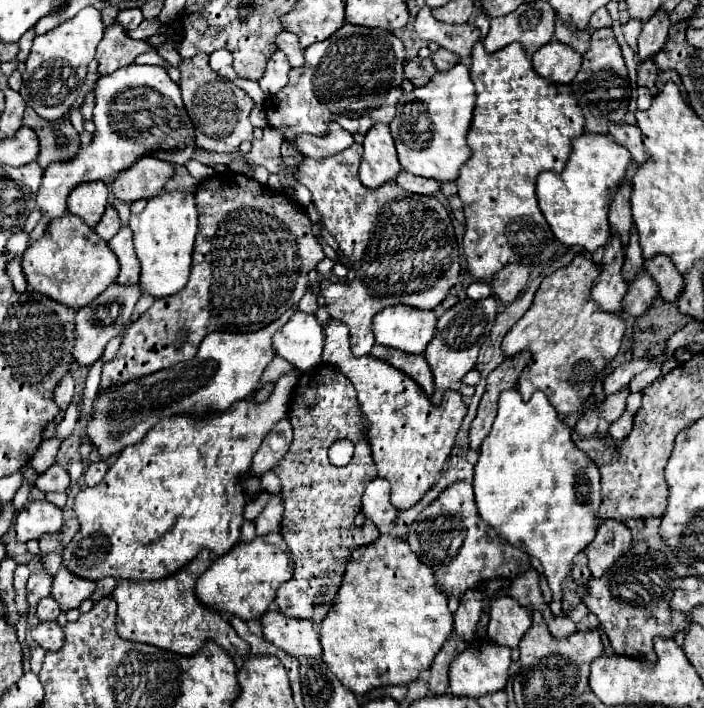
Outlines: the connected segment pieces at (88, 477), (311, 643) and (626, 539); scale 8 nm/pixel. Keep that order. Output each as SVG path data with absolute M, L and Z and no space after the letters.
M103 460L91 462L91 464L87 466L85 474L83 474L83 480L85 480L85 484L87 484L87 486L95 486L95 484L99 484L99 482L103 480L103 476L105 476L107 468L109 468L109 466L107 466L107 462L103 462Z
M267 610L261 618L263 636L277 648L297 658L321 658L319 634L311 620L289 618L279 610Z
M605 520L597 528L595 538L585 548L591 574L595 578L603 576L607 568L611 568L615 560L619 560L629 548L631 548L631 532L627 524L621 524L619 520Z

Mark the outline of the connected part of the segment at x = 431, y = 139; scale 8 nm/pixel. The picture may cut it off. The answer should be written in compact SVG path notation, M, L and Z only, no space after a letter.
M457 62L451 70L437 72L429 84L415 88L409 100L399 102L397 116L391 120L389 128L403 170L423 178L437 178L441 182L455 180L459 168L471 156L465 134L473 118L475 100L477 92L471 80L471 72L463 62Z

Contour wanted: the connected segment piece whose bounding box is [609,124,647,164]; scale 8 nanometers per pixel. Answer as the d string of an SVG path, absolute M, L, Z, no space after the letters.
M611 124L609 134L613 136L615 142L625 146L633 154L633 160L637 164L645 162L647 152L645 152L645 146L641 140L641 130L637 128L637 124Z

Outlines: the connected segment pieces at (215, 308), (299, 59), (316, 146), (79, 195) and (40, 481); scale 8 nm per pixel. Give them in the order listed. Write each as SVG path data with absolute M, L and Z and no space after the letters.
M221 172L203 180L197 186L195 200L199 210L199 230L189 282L181 292L165 296L165 300L155 300L153 306L127 328L117 356L103 364L99 392L193 358L201 340L213 330L255 332L277 320L301 300L307 288L307 272L325 258L323 246L313 236L311 222L303 208L289 202L281 192L263 186L245 174Z
M287 30L279 32L277 38L275 38L275 46L277 46L277 50L285 52L285 56L289 58L289 64L293 68L297 68L297 66L301 66L305 62L303 60L303 50L301 50L299 40L297 40L297 36L293 32L287 32Z
M329 124L329 130L325 136L313 136L313 134L299 134L293 146L313 160L329 158L337 152L343 152L353 144L353 134L345 132L339 124Z
M83 182L69 194L67 210L75 216L79 216L87 226L95 228L101 220L101 214L105 212L109 198L109 190L105 182Z
M53 464L35 482L41 492L65 492L69 488L69 474L61 464Z

